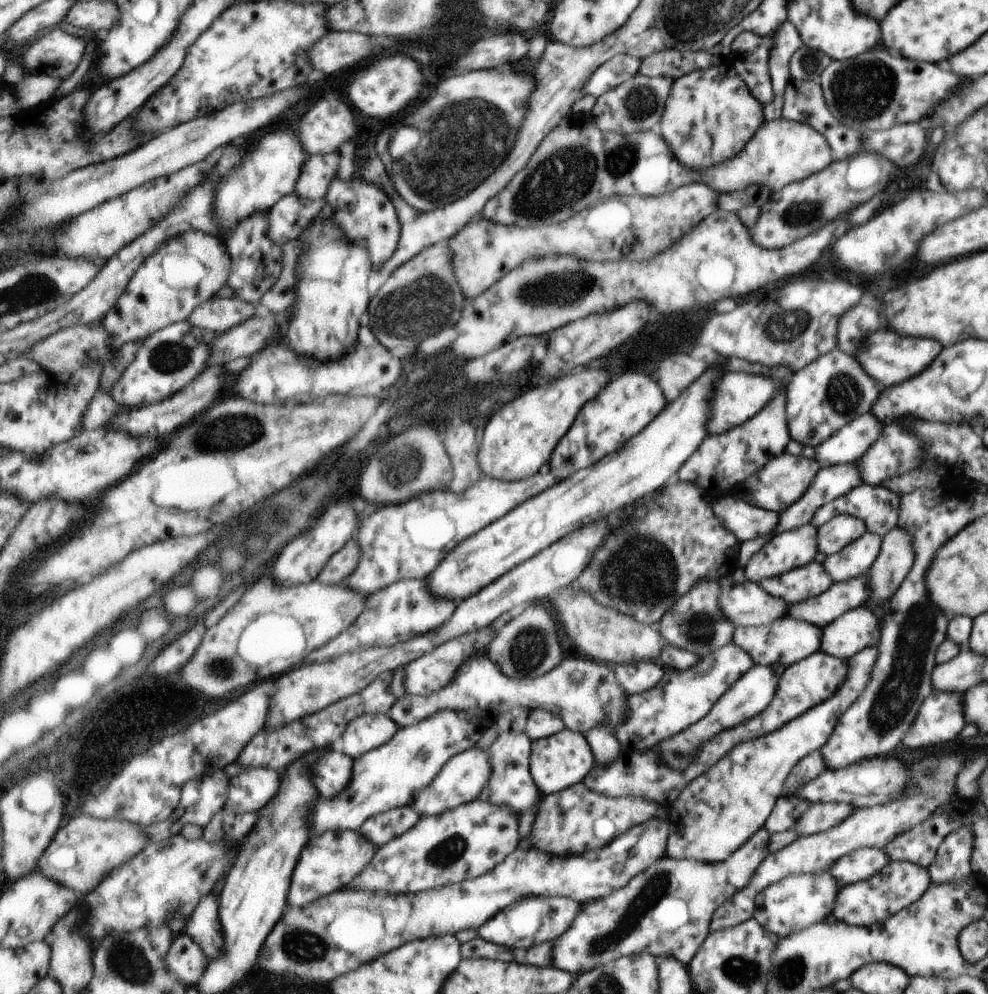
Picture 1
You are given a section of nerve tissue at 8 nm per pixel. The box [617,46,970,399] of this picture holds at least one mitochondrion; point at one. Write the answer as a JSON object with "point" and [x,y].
{"point":[862,91]}

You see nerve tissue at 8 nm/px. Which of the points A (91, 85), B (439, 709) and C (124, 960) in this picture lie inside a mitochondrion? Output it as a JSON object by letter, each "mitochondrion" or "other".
{"A":"other","B":"other","C":"mitochondrion"}

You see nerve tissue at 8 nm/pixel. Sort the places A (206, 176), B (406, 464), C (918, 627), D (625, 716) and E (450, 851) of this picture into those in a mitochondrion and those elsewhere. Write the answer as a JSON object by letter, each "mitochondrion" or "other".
{"A":"other","B":"mitochondrion","C":"mitochondrion","D":"other","E":"mitochondrion"}

